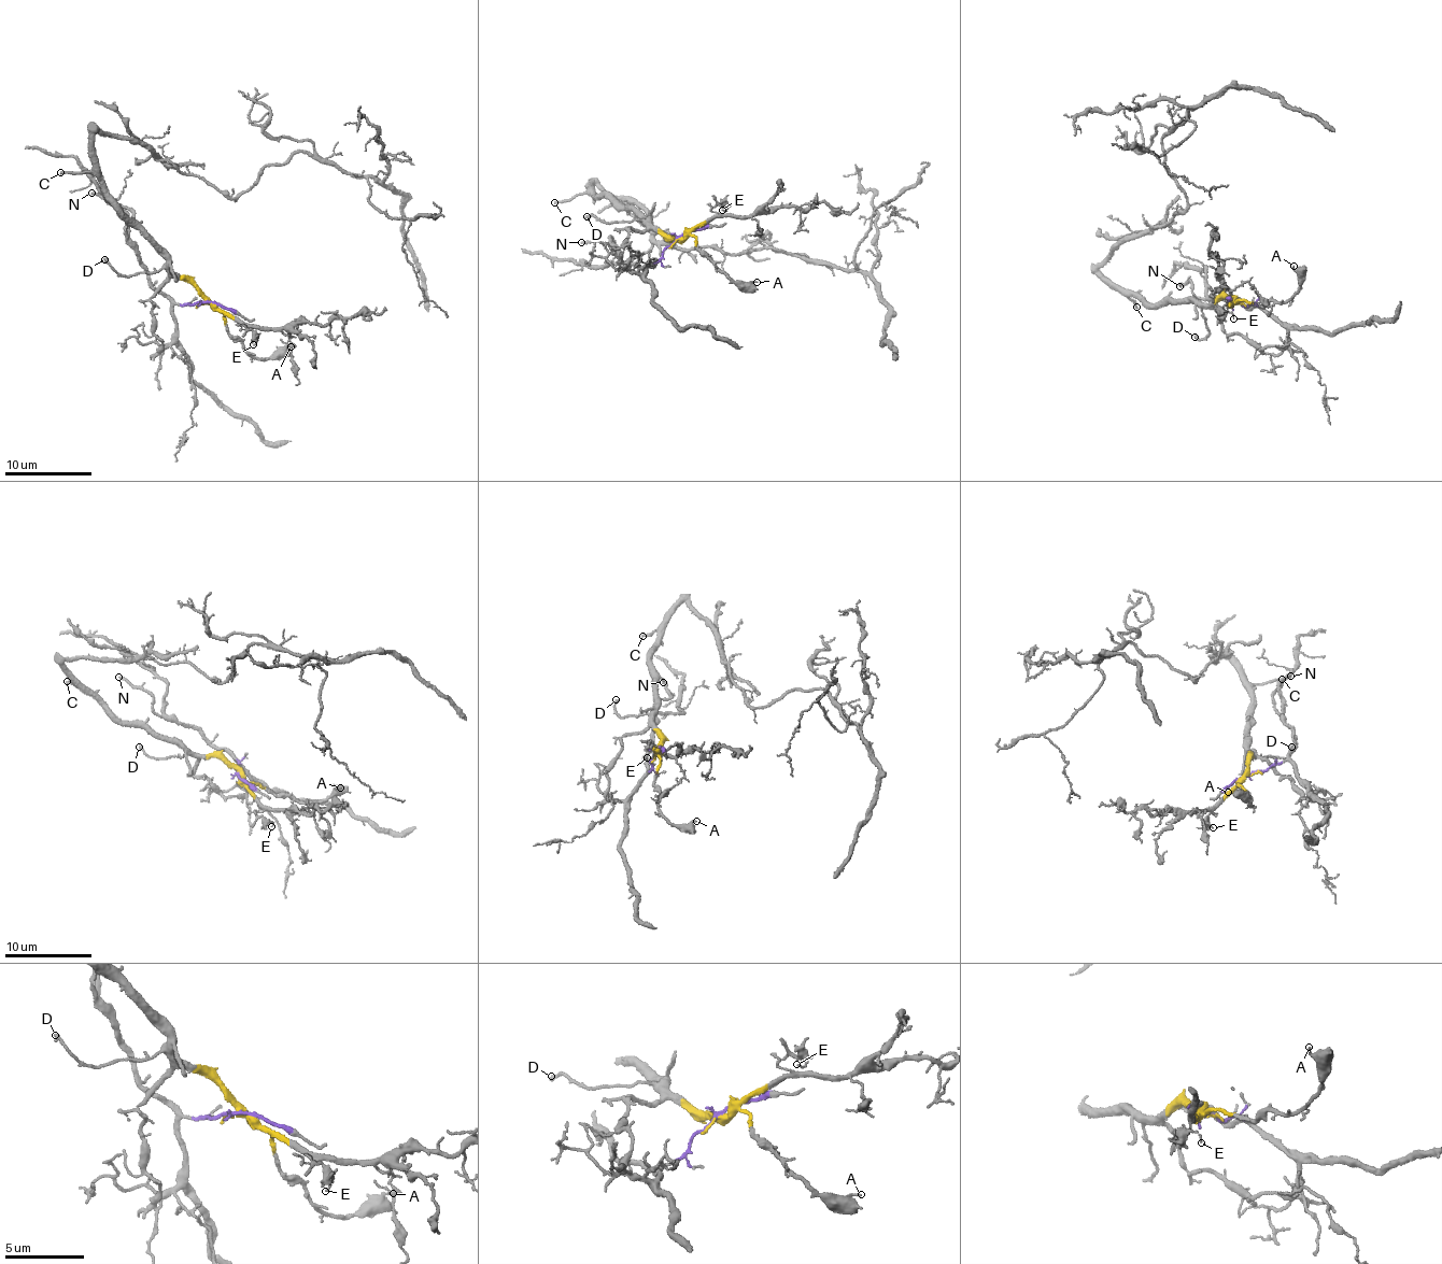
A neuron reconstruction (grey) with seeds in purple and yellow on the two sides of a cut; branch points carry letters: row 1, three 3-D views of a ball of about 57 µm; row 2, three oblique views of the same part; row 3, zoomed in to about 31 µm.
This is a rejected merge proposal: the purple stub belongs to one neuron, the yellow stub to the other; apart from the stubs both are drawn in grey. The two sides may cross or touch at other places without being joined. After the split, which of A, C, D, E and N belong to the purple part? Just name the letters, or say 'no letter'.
N

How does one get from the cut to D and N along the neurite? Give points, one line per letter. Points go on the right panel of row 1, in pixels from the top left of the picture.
D: (1234, 302), (1220, 298), (1203, 309), (1210, 334), (1202, 339), (1195, 337)
N: (1234, 302), (1244, 308), (1256, 303), (1258, 308), (1236, 301), (1199, 299), (1191, 292), (1191, 283), (1179, 285)

